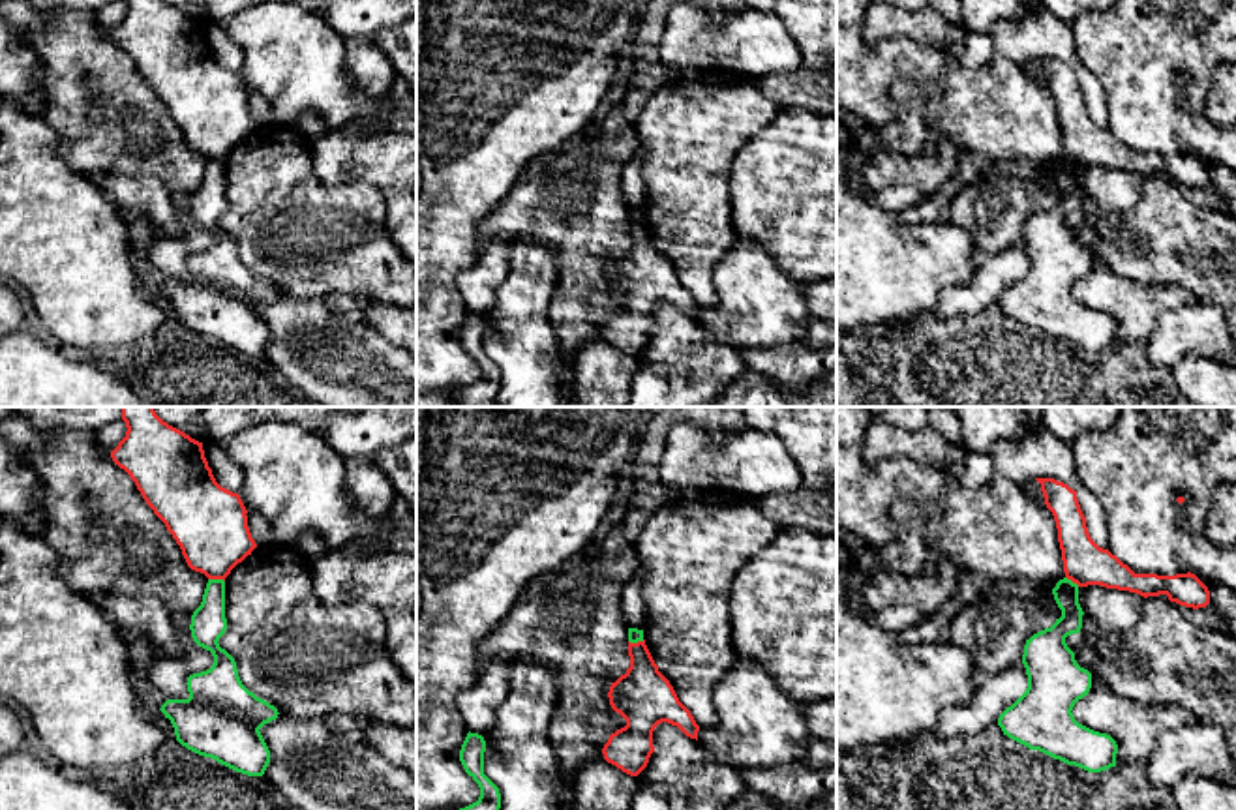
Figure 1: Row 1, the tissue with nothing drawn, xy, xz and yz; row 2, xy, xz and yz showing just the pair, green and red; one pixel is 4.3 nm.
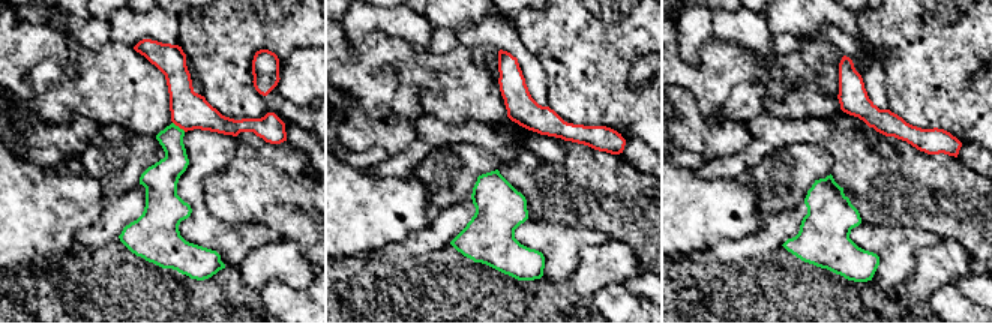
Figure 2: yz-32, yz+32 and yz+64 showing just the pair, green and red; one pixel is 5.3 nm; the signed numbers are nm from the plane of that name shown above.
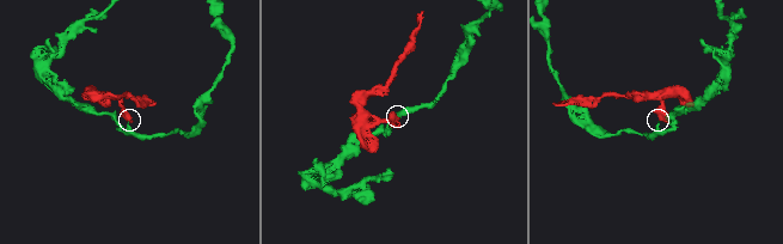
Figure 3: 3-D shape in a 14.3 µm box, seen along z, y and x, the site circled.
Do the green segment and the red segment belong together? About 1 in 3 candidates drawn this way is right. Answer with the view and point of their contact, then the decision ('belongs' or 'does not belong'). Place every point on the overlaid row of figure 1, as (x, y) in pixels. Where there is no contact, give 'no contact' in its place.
xy (216, 580) | does not belong

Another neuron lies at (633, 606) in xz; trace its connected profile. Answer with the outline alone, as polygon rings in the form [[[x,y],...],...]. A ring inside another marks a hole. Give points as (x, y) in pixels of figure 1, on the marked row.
[[[640,561],[638,572],[626,583],[621,598],[621,613],[628,628],[643,630],[647,622],[647,606],[643,602],[643,562]]]

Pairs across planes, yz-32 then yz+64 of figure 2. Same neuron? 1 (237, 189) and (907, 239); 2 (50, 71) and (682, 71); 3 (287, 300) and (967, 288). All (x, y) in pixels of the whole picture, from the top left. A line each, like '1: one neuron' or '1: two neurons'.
1: two neurons
2: one neuron
3: two neurons

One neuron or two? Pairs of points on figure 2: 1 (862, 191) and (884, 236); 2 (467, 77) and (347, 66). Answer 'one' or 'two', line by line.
1: two
2: one

